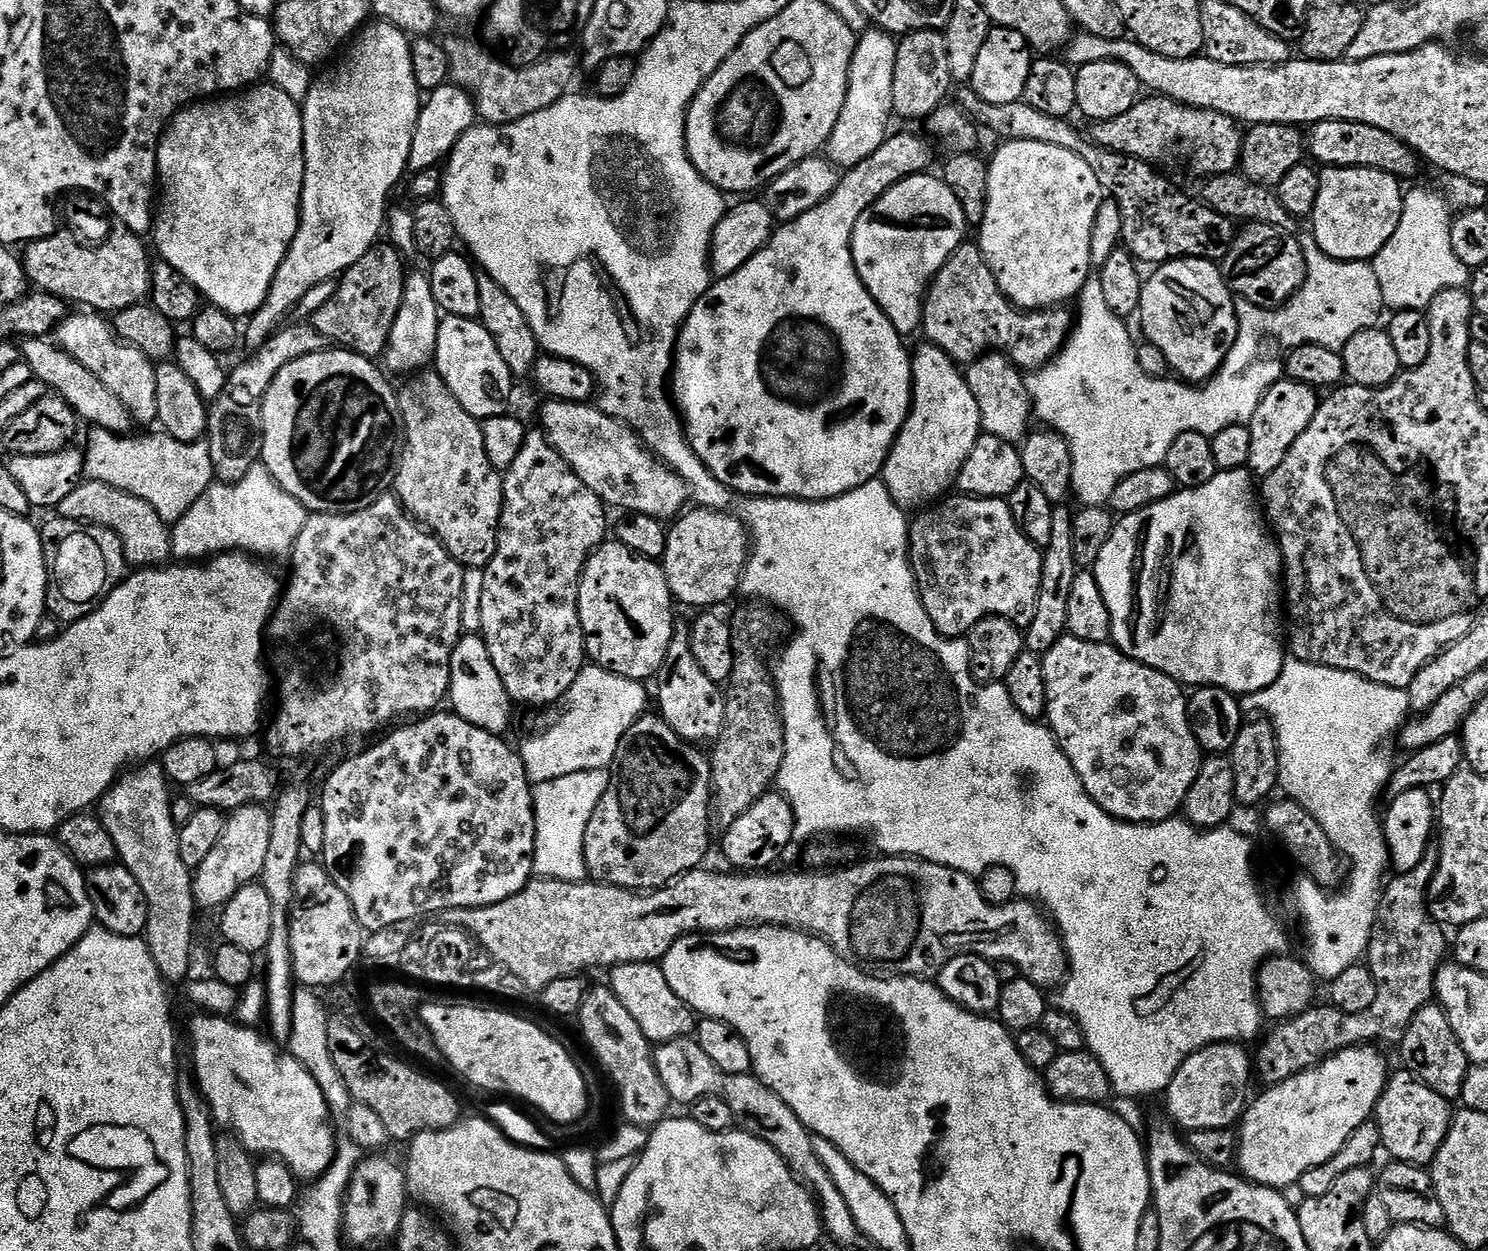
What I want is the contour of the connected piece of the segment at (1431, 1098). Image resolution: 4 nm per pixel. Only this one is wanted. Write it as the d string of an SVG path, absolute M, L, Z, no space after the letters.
M1407 1070L1393 1071L1378 1098L1374 1123L1380 1131L1383 1151L1388 1151L1393 1161L1402 1164L1428 1166L1440 1152L1448 1131L1454 1128L1453 1105L1430 1087L1424 1085L1414 1073Z

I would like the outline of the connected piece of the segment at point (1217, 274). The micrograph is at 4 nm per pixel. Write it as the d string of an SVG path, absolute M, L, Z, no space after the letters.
M1190 256L1159 265L1153 272L1156 273L1145 279L1138 313L1140 328L1144 331L1143 339L1149 344L1158 346L1158 350L1166 354L1169 369L1208 368L1207 370L1215 370L1220 368L1222 362L1226 362L1226 354L1230 354L1230 349L1238 338L1237 297L1224 281L1221 265Z

